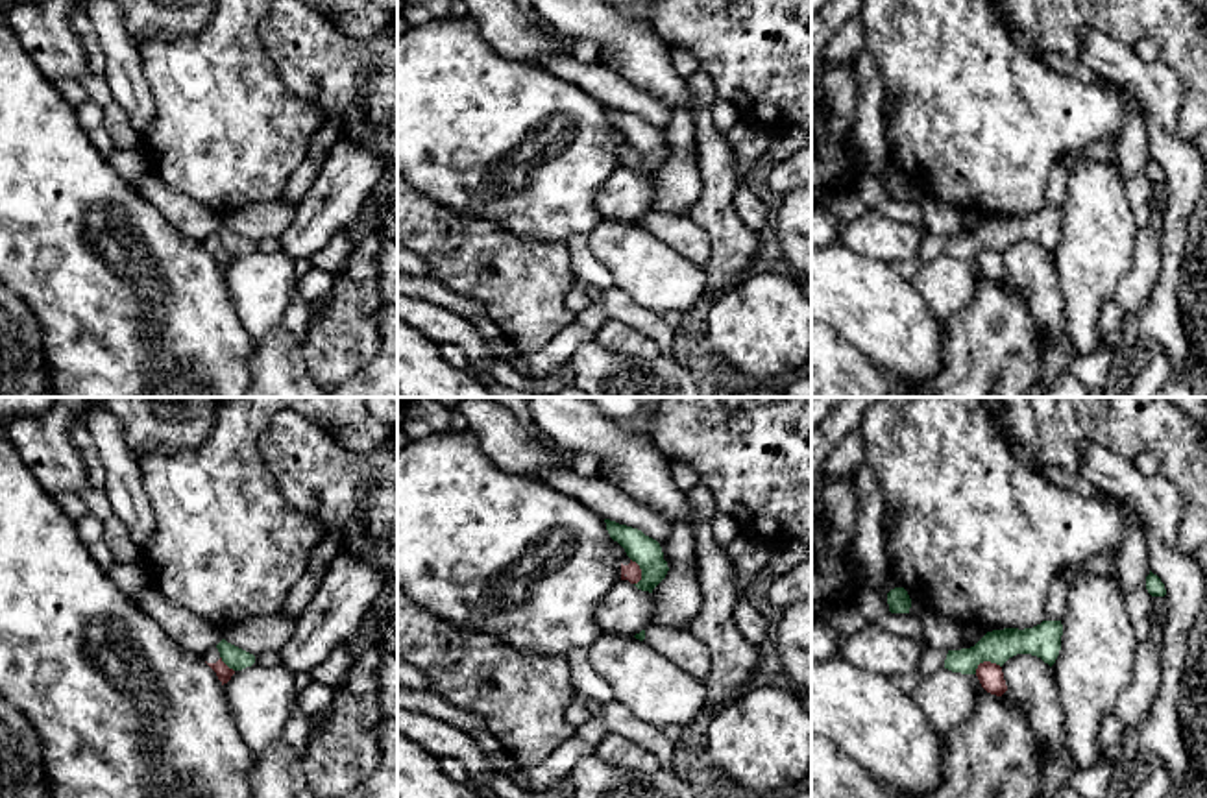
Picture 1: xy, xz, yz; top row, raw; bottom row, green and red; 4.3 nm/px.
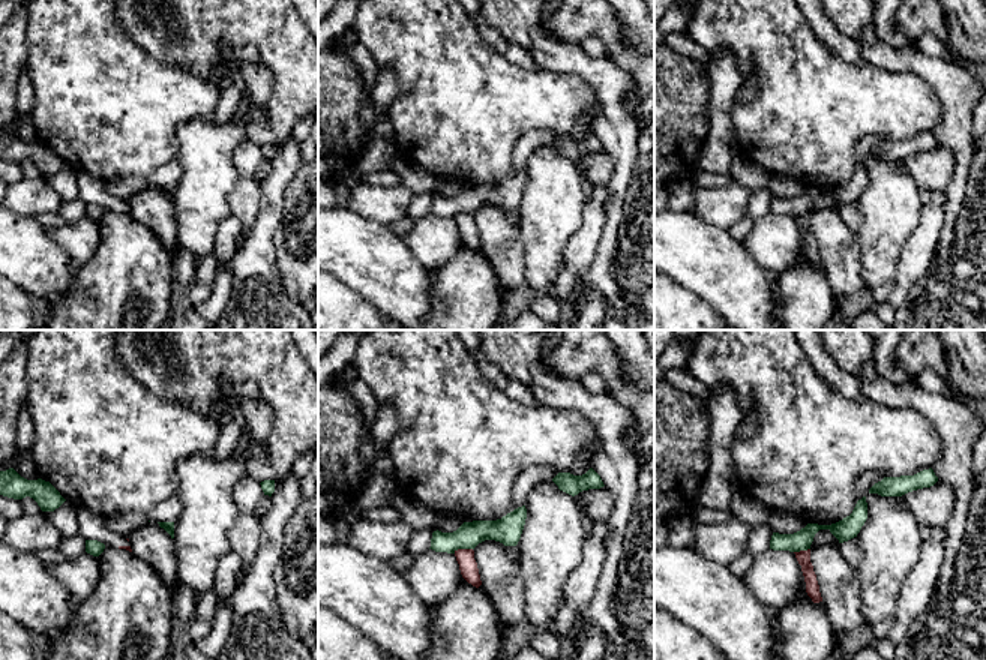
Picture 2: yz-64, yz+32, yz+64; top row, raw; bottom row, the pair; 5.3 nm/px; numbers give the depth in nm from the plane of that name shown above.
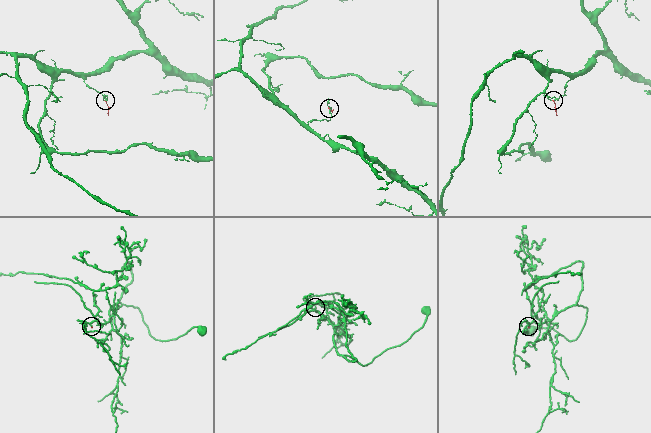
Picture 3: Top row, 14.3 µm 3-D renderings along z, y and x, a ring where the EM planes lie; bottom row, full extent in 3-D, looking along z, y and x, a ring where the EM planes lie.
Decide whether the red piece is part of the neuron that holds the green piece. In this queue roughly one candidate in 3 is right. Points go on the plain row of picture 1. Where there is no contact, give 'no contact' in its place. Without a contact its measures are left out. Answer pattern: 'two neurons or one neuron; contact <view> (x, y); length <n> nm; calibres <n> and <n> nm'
two neurons; contact yz (986, 246); length 120 nm; calibres 140 and 110 nm

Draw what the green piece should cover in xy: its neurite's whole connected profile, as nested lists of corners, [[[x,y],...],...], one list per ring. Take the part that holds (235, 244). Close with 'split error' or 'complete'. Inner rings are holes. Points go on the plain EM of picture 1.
[[[222,225],[216,231],[216,235],[220,238],[222,248],[233,257],[242,257],[242,255],[251,253],[255,249],[253,240],[227,229],[226,225]]] | complete

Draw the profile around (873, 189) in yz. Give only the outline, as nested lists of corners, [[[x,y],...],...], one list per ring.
[[[887,161],[887,166],[880,174],[858,181],[856,190],[867,209],[874,209],[878,203],[889,200],[887,179],[895,174],[902,174],[900,166]]]

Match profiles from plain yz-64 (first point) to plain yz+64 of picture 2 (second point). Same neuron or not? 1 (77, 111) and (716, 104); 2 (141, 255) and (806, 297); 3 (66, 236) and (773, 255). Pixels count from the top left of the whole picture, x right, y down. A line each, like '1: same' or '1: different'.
1: different
2: same
3: same

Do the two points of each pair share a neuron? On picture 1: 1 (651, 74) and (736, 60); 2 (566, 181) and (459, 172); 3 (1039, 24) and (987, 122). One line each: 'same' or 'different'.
1: different
2: same
3: different

